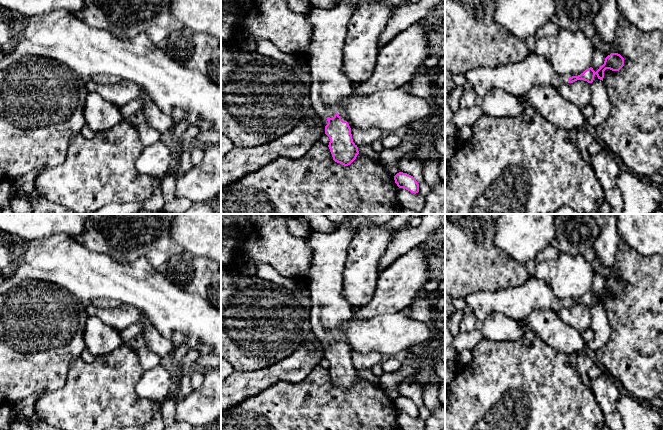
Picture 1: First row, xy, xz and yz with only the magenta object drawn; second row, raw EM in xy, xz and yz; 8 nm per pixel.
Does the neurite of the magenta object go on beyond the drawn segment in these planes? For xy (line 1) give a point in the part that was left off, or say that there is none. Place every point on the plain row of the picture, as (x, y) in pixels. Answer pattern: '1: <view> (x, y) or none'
1: xy (99, 302)

